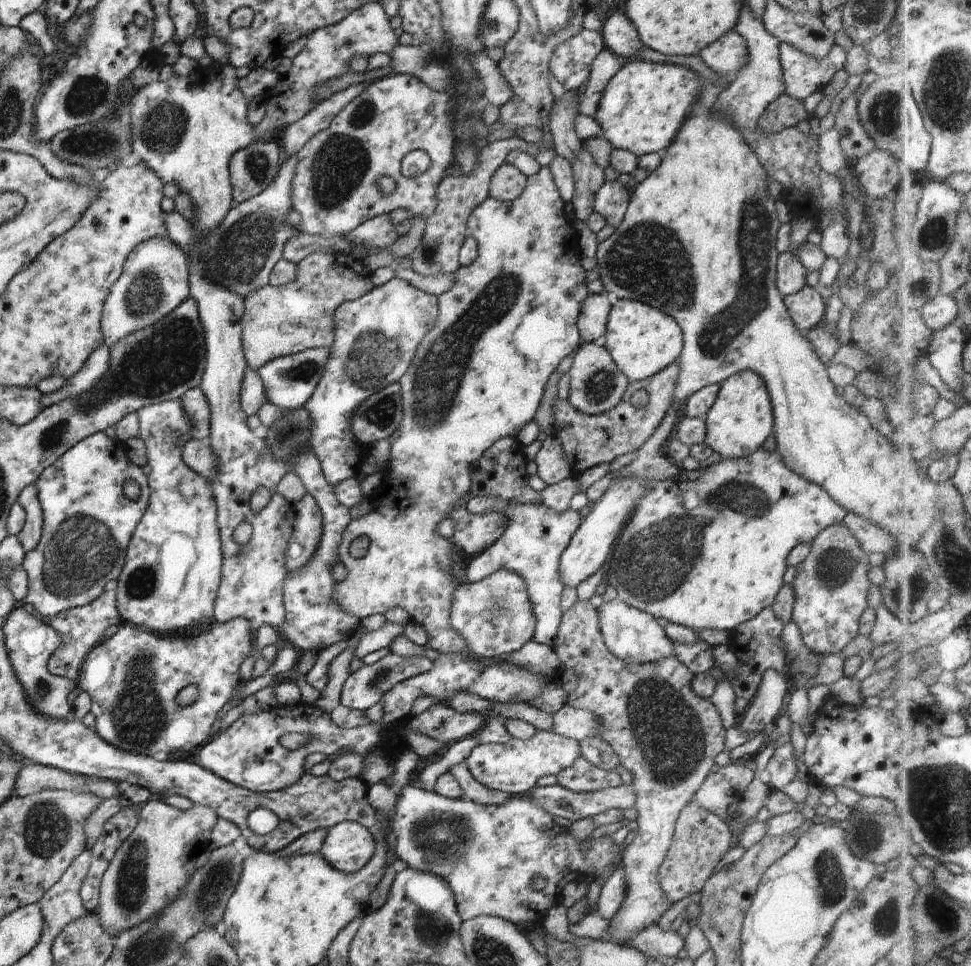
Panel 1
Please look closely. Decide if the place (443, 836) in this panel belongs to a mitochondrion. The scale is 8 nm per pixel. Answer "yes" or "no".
yes

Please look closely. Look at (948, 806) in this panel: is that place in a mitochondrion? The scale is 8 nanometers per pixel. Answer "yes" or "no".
yes

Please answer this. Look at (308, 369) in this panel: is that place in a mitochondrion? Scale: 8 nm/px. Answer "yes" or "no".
yes

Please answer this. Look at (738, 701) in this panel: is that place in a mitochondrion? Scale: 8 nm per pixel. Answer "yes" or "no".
no

